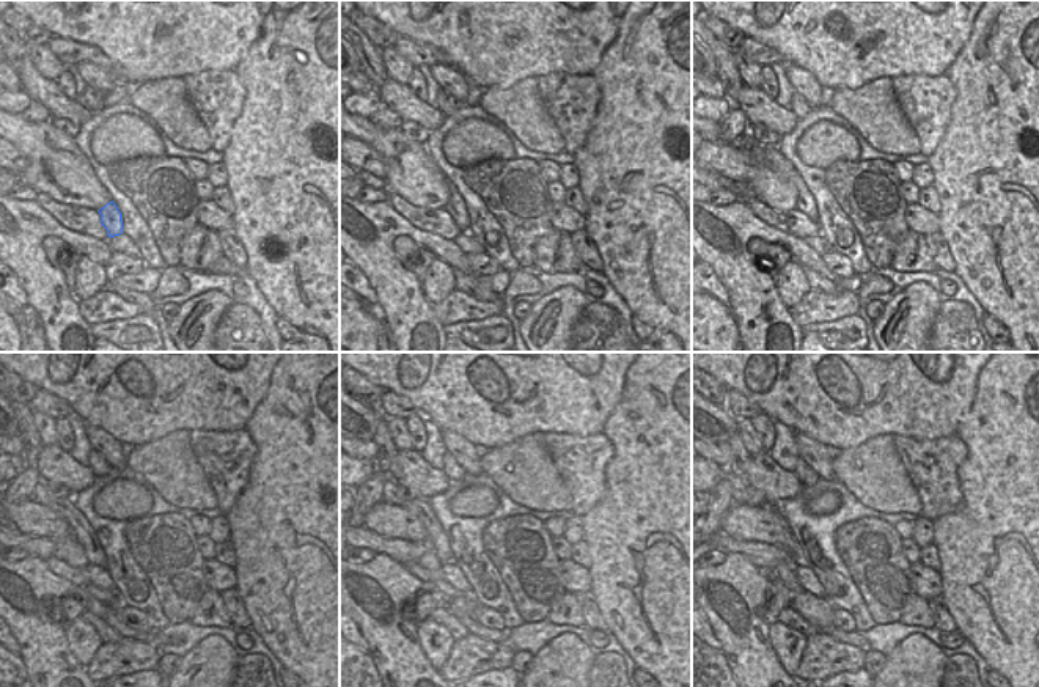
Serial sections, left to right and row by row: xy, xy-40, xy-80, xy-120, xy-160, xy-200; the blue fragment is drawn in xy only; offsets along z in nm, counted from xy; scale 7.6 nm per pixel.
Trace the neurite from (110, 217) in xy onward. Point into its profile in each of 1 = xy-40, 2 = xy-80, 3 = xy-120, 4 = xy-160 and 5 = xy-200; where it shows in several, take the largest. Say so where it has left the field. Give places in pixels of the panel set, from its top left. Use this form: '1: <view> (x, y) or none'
1: xy-40 (456, 208)
2: xy-80 (769, 156)
3: xy-120 (80, 529)
4: xy-160 (437, 538)
5: xy-200 (737, 483)

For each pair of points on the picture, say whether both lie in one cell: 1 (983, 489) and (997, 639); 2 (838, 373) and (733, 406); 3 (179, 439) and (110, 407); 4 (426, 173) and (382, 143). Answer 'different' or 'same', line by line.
1: same
2: different
3: different
4: same

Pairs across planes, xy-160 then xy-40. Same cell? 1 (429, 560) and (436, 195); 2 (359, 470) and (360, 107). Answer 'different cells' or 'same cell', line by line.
1: same cell
2: same cell

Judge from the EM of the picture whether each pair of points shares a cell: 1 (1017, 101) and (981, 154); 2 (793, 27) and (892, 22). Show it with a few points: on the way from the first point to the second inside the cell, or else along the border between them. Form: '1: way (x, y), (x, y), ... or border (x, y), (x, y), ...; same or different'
1: way (1017, 113), (994, 142); same
2: way (818, 27), (837, 40), (851, 41), (866, 25); same

